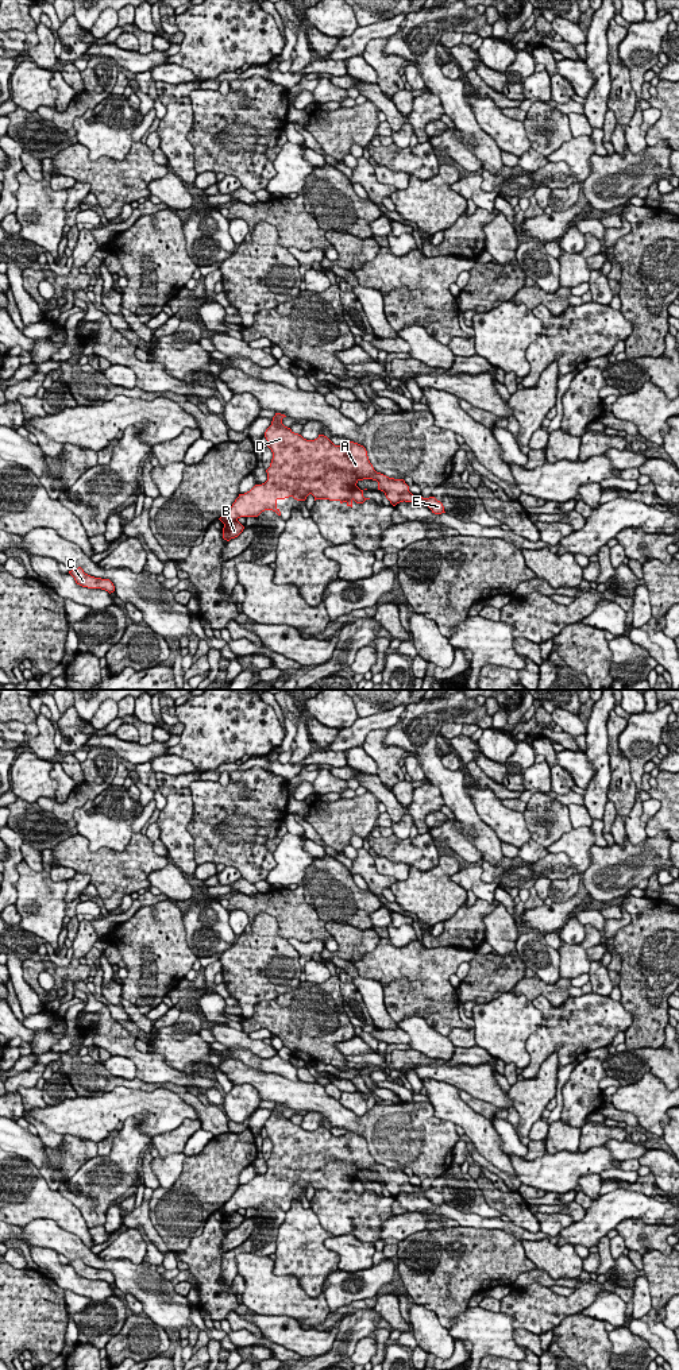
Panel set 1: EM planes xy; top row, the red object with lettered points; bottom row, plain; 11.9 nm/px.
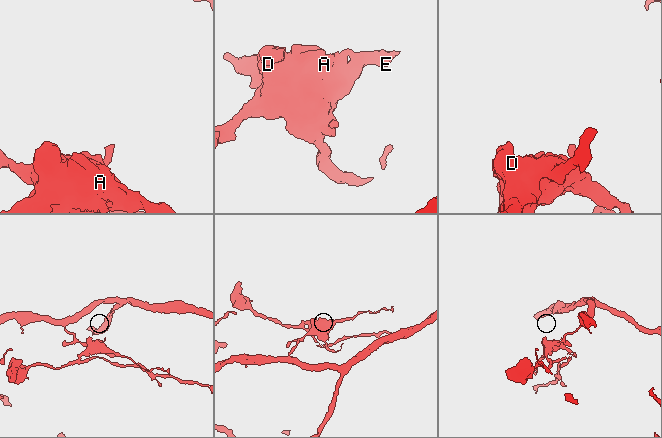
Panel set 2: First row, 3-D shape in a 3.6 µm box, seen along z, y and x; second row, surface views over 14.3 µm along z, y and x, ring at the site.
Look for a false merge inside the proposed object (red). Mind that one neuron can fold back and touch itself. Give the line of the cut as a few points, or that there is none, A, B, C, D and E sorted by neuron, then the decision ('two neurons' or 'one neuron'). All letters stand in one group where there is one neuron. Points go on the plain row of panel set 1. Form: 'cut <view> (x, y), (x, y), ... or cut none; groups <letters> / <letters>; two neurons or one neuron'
cut xy (236, 1210), (224, 1215); groups A D E / B C; two neurons

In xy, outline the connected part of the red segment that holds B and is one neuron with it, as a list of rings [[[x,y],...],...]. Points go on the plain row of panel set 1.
[[[236,1211],[232,1213],[225,1213],[223,1219],[223,1230],[229,1232],[238,1228],[243,1223],[244,1217]]]

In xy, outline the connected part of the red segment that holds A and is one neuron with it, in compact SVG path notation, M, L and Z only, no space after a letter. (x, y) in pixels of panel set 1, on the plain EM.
M275 1104L271 1116L266 1120L265 1128L267 1138L273 1143L270 1158L266 1161L267 1172L255 1176L250 1182L239 1185L232 1197L219 1209L223 1215L236 1212L240 1208L258 1208L265 1201L273 1201L281 1207L277 1199L278 1190L293 1188L297 1192L305 1192L309 1185L316 1190L329 1190L346 1193L352 1199L352 1193L363 1195L366 1190L363 1182L356 1174L363 1170L378 1173L378 1181L383 1182L393 1197L400 1193L424 1193L435 1205L441 1205L444 1197L435 1188L416 1188L409 1182L409 1177L404 1170L389 1169L377 1163L369 1151L367 1142L363 1136L347 1132L335 1136L327 1127L319 1126L315 1131L306 1131L301 1126L294 1124L282 1115L285 1105Z

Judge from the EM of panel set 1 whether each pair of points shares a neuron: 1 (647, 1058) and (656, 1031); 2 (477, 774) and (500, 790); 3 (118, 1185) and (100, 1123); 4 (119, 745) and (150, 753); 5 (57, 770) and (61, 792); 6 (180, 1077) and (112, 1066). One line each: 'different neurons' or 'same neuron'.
1: different neurons
2: same neuron
3: different neurons
4: same neuron
5: same neuron
6: different neurons

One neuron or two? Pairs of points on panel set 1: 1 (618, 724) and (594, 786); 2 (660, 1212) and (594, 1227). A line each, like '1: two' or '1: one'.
1: two
2: one

